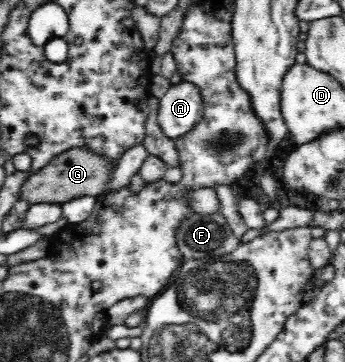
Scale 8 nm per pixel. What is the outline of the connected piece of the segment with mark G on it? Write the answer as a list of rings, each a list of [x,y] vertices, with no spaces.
[[[72,148],[54,157],[48,165],[30,174],[19,190],[19,200],[28,205],[38,203],[64,204],[74,199],[101,196],[111,179],[111,163],[104,157],[94,155],[86,148]]]

